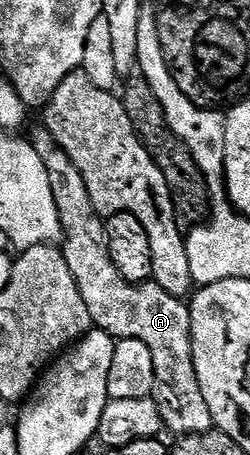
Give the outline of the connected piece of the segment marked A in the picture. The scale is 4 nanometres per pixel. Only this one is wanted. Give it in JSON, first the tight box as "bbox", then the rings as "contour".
{"bbox":[27,126,215,436],"contour":[[[37,126],[33,133],[27,136],[32,144],[35,154],[43,158],[43,167],[51,178],[51,195],[55,197],[55,210],[59,210],[61,235],[63,237],[63,251],[67,258],[67,266],[75,277],[75,286],[79,286],[79,294],[83,294],[83,302],[87,302],[87,314],[91,314],[93,328],[111,334],[113,339],[138,340],[151,350],[151,362],[155,362],[155,399],[158,404],[168,411],[164,413],[163,424],[181,436],[194,436],[200,432],[212,432],[215,425],[211,418],[211,410],[207,410],[207,401],[203,399],[203,390],[199,390],[199,378],[195,374],[193,361],[193,347],[191,346],[191,318],[189,306],[184,299],[167,294],[157,284],[146,282],[144,284],[129,284],[115,270],[115,262],[111,262],[109,253],[109,235],[105,232],[105,220],[97,213],[91,202],[91,194],[87,194],[87,182],[83,182],[83,174],[79,174],[75,162],[67,158],[67,150],[55,142],[51,130],[44,126]]]}

